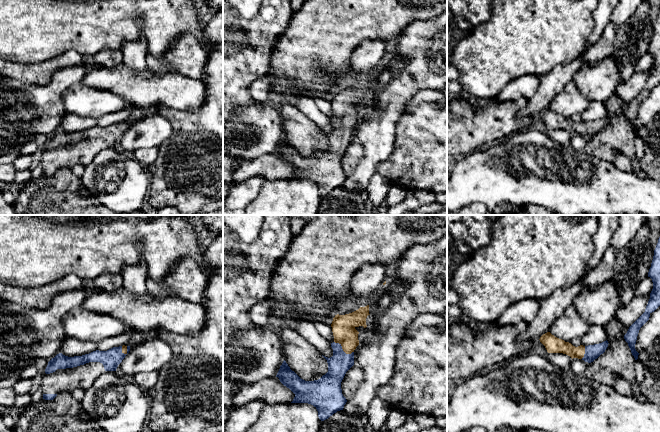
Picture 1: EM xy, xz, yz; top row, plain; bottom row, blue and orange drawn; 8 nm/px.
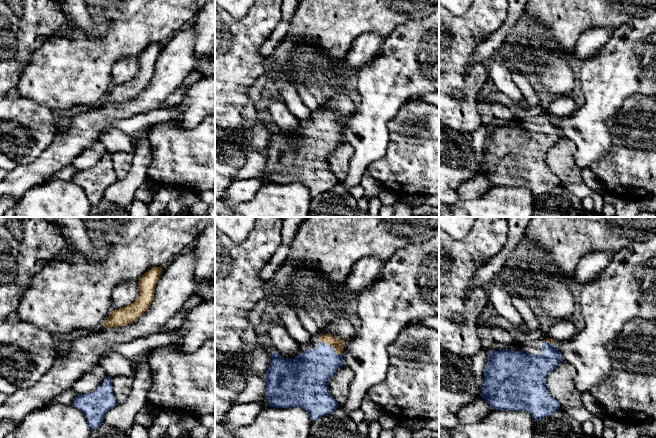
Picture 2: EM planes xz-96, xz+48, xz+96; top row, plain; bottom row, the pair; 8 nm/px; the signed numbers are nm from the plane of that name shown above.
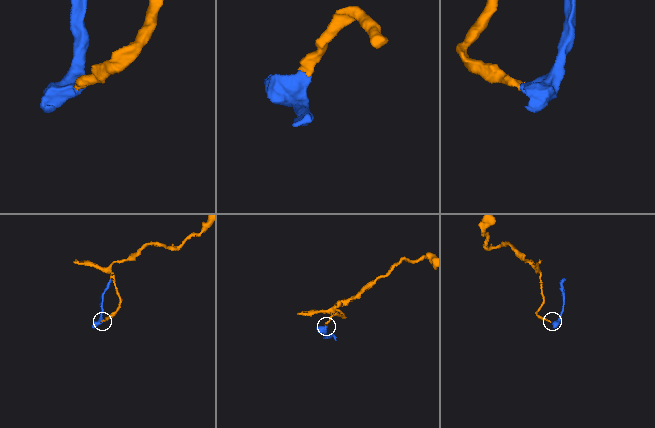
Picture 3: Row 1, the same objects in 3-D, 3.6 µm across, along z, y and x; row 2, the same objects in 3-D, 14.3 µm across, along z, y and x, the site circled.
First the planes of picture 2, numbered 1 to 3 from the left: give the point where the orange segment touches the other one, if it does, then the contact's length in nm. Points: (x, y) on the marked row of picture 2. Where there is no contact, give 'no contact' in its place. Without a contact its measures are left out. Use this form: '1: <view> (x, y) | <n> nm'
1: no contact
2: xz+48 (331, 346) | 220 nm
3: xz+96 (549, 343) | 80 nm

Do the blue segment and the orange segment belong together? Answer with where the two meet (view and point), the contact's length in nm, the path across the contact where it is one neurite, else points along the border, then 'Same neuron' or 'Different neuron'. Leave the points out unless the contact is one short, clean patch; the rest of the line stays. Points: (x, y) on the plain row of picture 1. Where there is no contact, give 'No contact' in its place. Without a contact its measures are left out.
Touches blue at xz (342, 126). Shared border 180 nm. Path across: xz (340, 138), (342, 136), (342, 126), (343, 102). Same neuron

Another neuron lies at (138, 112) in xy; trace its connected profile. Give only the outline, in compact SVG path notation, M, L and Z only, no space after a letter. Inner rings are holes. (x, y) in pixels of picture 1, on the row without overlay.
M135 106L130 115L130 123L144 118L148 114L148 111L140 106Z

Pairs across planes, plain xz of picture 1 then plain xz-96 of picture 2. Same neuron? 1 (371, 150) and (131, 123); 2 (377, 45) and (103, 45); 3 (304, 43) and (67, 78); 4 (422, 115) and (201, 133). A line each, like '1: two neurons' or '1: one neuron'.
1: two neurons
2: two neurons
3: one neuron
4: one neuron

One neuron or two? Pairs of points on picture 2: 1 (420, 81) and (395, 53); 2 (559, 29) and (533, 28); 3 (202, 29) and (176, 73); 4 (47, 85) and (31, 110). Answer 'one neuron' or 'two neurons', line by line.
1: one neuron
2: two neurons
3: two neurons
4: two neurons

